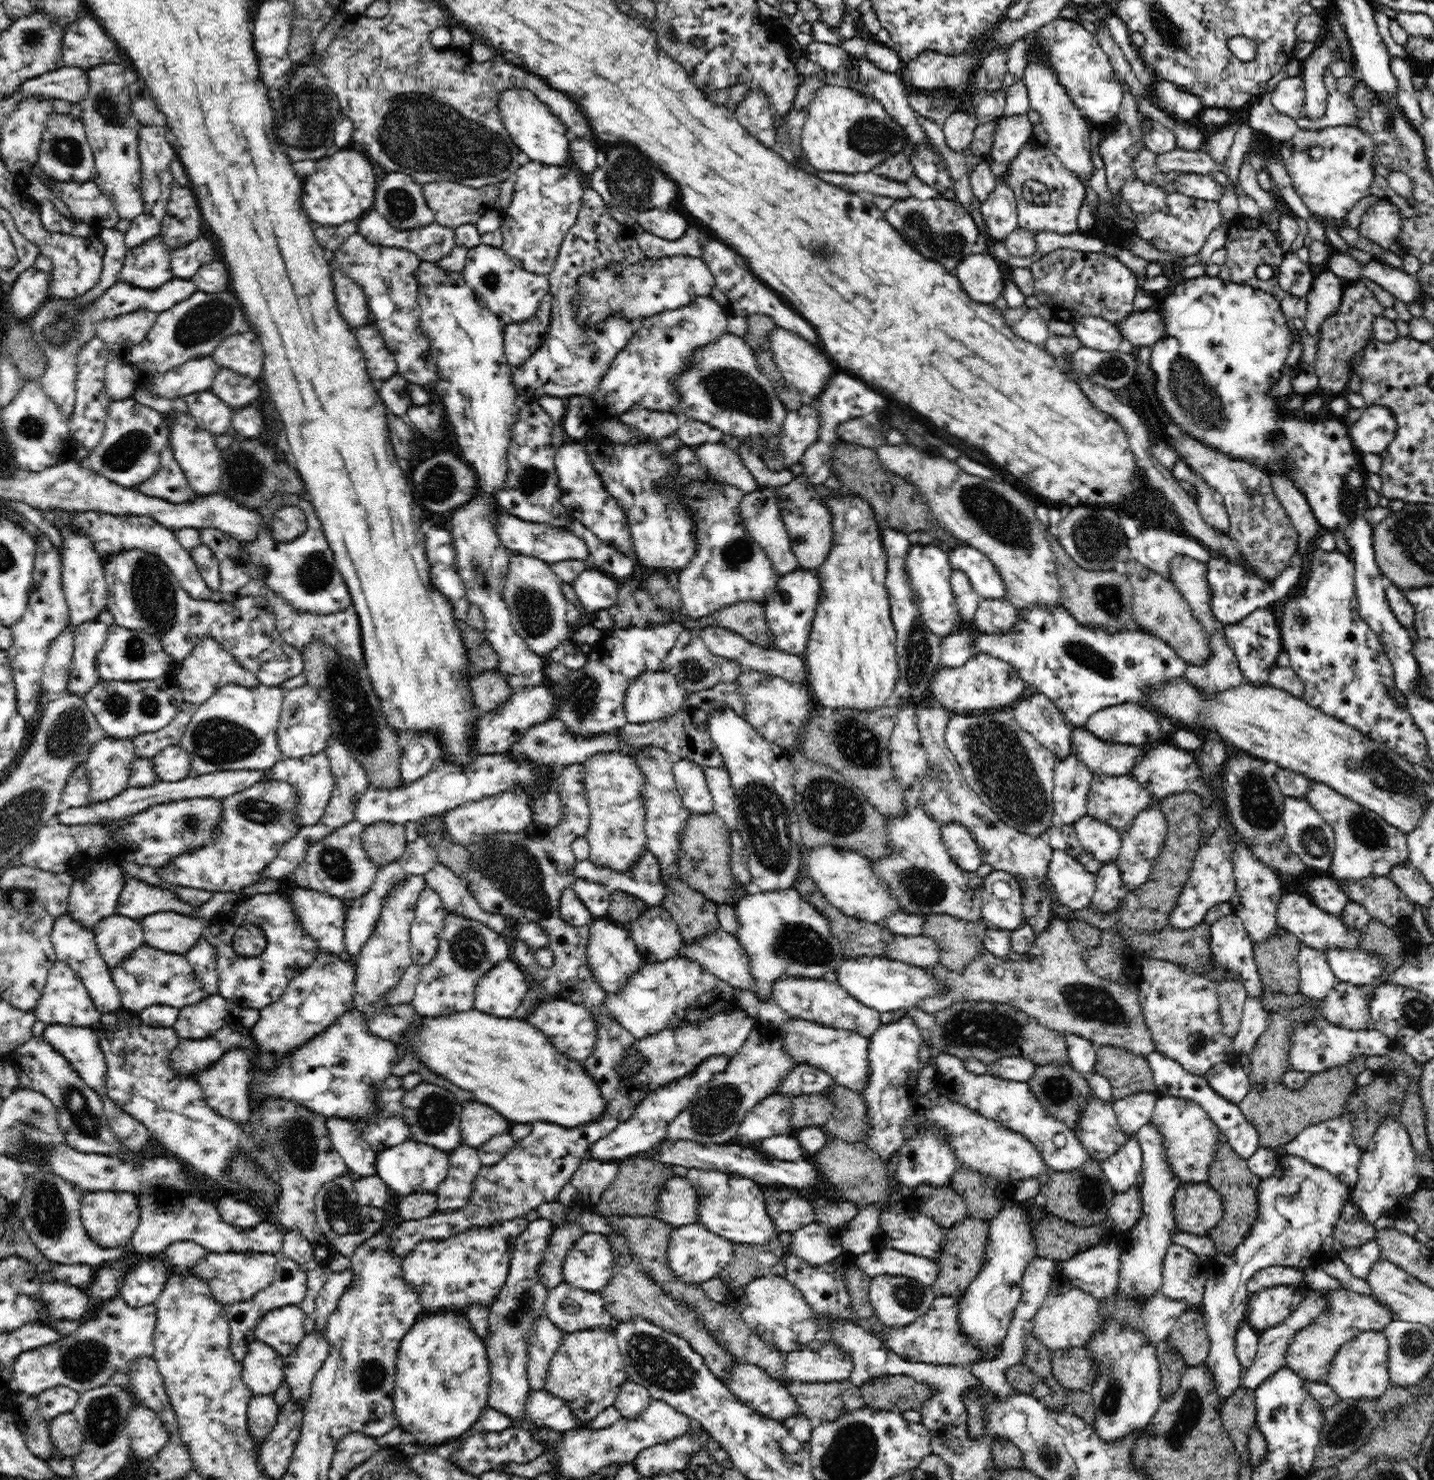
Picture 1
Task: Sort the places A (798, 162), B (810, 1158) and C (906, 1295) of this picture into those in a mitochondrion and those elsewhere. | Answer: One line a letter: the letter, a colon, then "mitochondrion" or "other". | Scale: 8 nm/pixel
A: other
B: other
C: mitochondrion

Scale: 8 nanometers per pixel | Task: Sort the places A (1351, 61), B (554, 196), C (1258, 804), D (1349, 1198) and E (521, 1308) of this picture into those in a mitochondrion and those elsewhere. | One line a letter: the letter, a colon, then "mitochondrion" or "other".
A: other
B: other
C: mitochondrion
D: other
E: mitochondrion

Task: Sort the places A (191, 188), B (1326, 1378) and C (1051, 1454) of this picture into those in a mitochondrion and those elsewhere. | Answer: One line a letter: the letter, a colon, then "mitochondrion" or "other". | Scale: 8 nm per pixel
A: other
B: other
C: mitochondrion

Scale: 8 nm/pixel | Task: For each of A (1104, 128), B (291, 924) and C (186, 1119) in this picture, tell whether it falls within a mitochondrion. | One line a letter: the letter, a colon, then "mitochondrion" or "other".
A: other
B: mitochondrion
C: other

